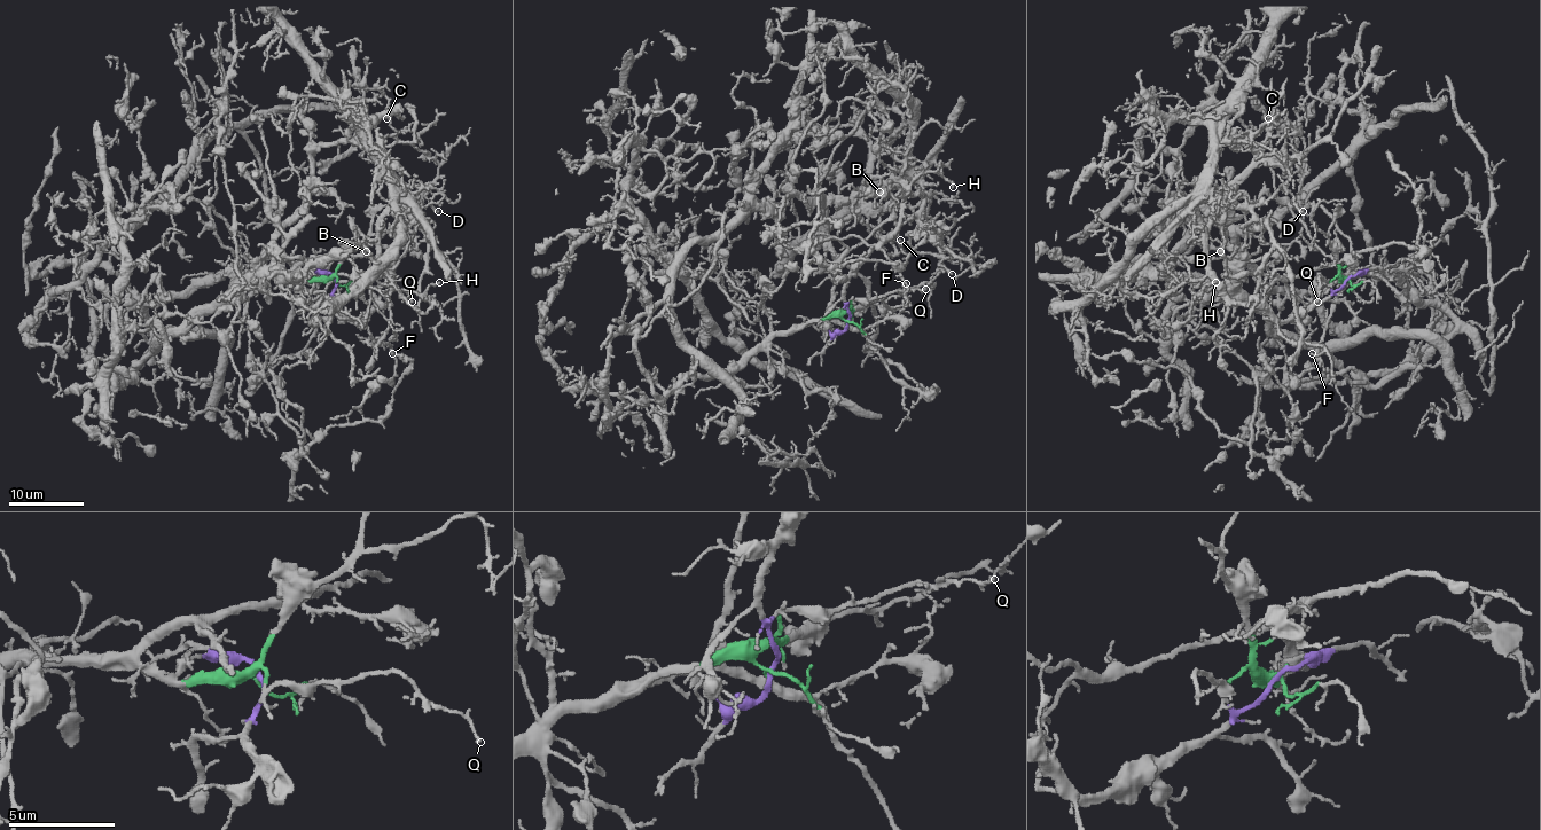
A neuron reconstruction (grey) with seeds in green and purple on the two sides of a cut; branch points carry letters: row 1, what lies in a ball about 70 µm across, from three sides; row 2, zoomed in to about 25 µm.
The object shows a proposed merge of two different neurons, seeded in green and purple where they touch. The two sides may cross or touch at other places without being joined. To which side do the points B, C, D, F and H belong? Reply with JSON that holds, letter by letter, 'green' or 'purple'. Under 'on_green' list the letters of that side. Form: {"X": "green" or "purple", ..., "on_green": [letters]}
{"B": "purple", "C": "purple", "D": "purple", "F": "purple", "H": "purple", "on_green": []}

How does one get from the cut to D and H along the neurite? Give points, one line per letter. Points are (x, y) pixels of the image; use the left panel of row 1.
D: (334, 278), (330, 302), (362, 321), (390, 292), (378, 227), (409, 203), (396, 195), (425, 186), (439, 210)
H: (334, 278), (330, 302), (354, 321), (384, 304), (396, 287), (420, 295), (439, 282)

